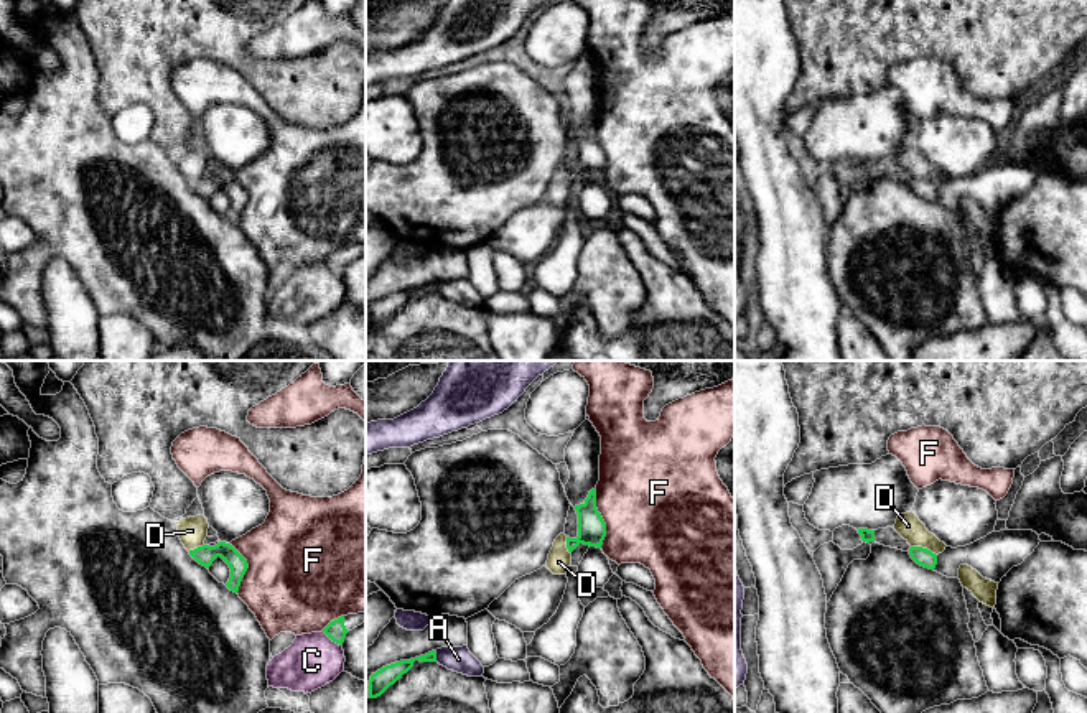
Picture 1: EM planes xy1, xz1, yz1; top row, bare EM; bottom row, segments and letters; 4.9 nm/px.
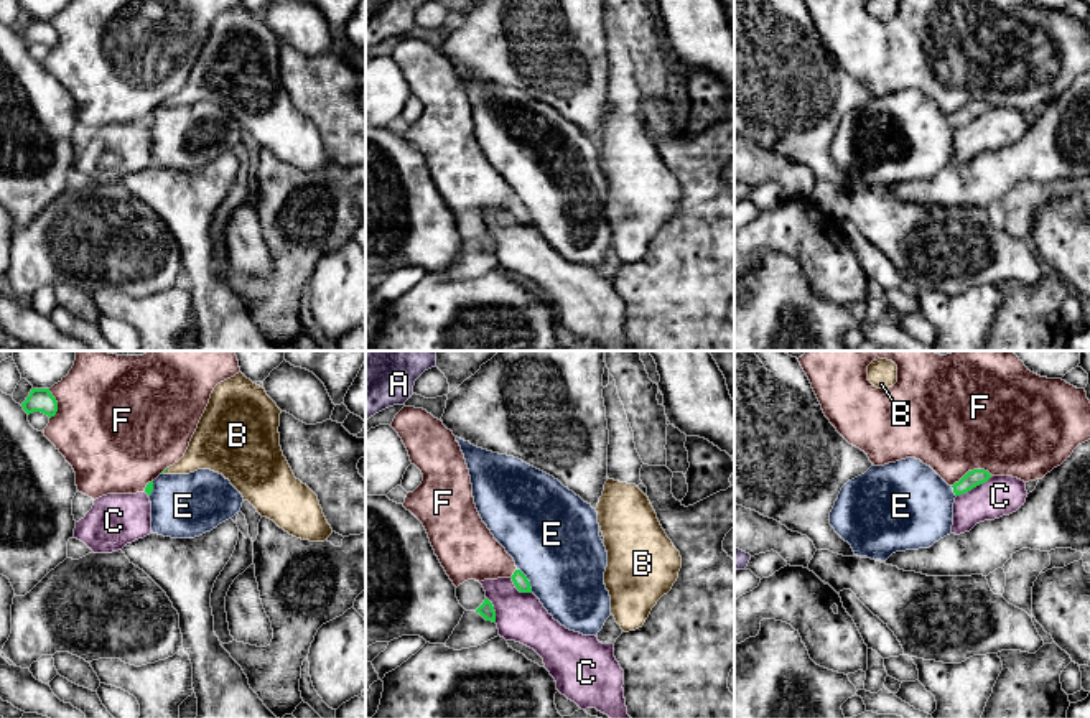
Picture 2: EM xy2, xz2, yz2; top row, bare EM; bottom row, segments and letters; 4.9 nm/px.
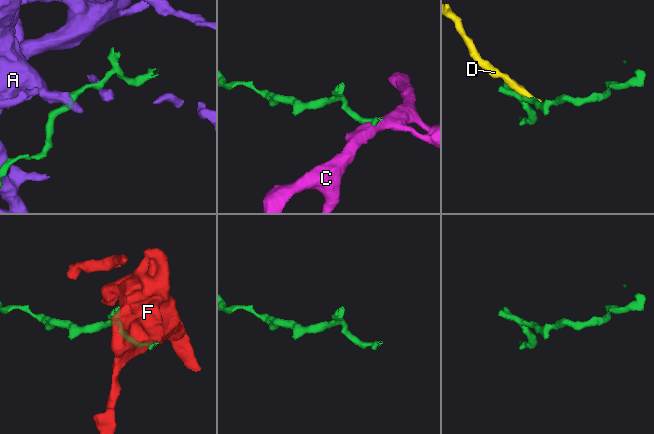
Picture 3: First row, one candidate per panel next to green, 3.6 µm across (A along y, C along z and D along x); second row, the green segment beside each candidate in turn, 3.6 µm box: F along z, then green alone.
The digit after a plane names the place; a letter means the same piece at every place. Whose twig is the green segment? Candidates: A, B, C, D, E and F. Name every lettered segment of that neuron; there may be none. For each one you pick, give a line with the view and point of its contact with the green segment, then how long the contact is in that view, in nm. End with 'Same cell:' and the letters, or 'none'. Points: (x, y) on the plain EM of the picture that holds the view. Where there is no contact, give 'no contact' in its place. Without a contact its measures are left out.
B: xy2 (165, 101) | 50 nm
Same cell: B

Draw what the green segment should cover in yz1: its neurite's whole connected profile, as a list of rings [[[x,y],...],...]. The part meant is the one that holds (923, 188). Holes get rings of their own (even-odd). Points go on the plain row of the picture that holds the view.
[[[911,178],[909,186],[917,196],[921,196],[924,199],[934,201],[937,196],[937,186],[927,179]]]

